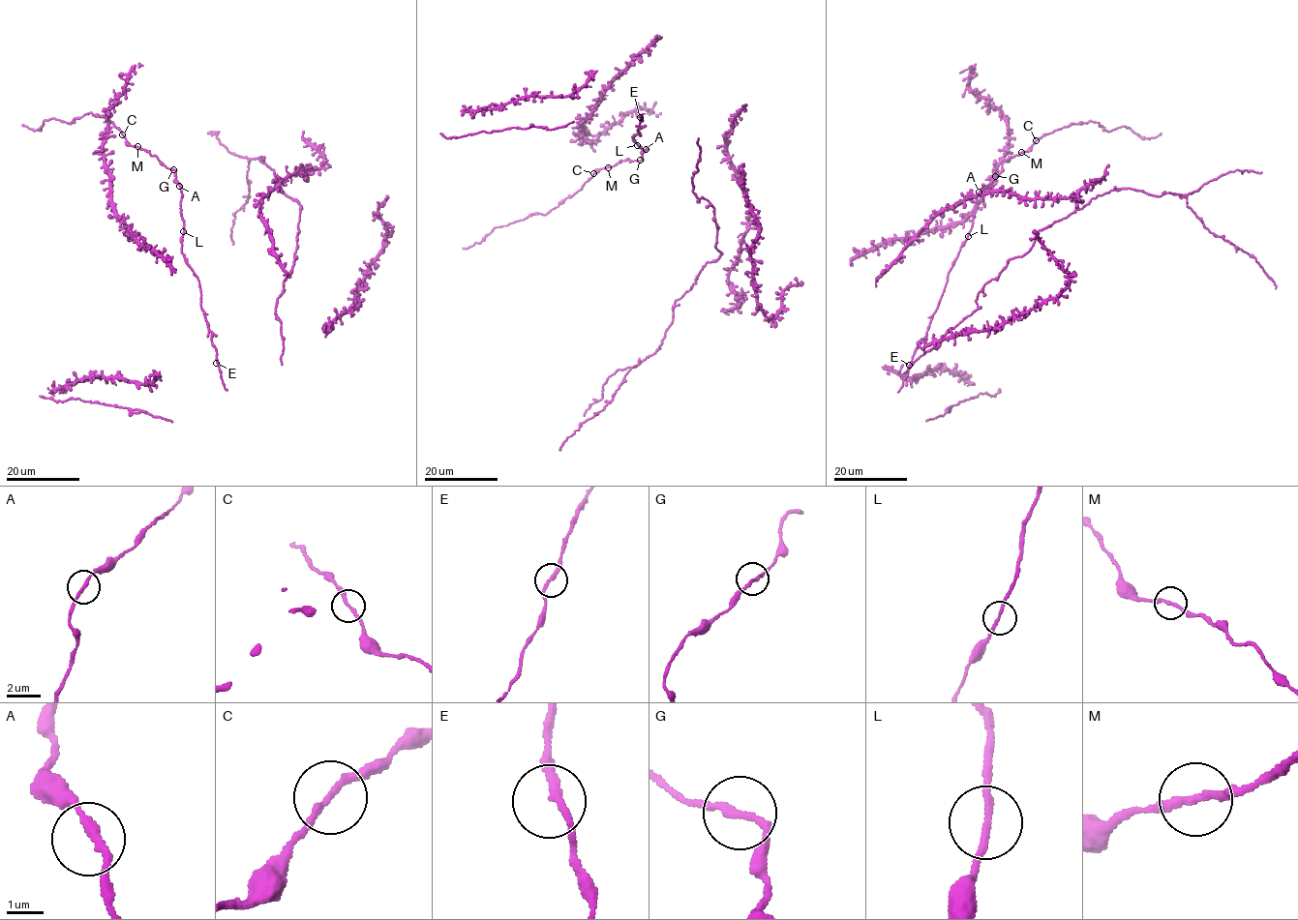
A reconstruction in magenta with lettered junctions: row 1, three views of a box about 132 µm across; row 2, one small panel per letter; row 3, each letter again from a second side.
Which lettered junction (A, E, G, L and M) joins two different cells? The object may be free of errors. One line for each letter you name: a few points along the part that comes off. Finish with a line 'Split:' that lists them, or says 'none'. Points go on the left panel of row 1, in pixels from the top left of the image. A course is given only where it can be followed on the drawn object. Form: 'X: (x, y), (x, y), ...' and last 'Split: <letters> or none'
Split: none

